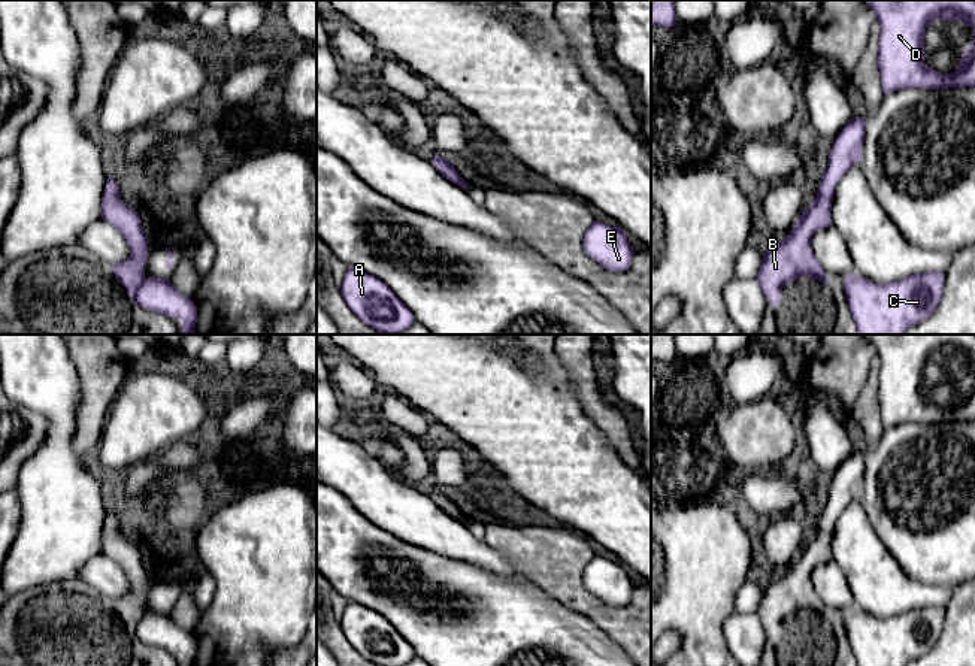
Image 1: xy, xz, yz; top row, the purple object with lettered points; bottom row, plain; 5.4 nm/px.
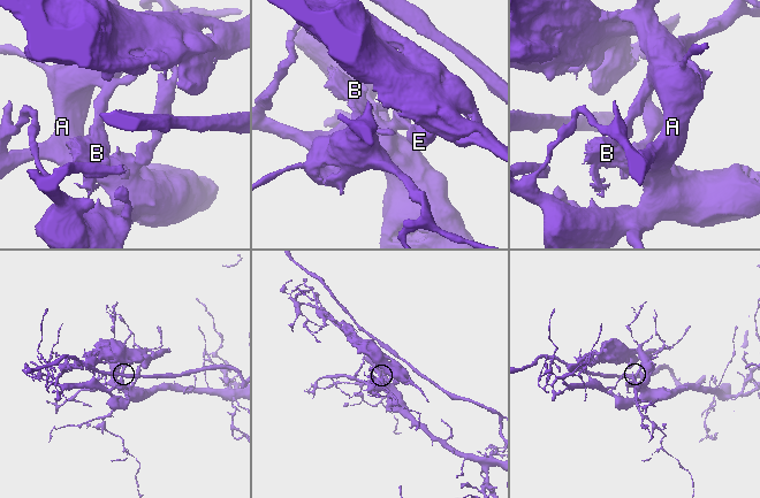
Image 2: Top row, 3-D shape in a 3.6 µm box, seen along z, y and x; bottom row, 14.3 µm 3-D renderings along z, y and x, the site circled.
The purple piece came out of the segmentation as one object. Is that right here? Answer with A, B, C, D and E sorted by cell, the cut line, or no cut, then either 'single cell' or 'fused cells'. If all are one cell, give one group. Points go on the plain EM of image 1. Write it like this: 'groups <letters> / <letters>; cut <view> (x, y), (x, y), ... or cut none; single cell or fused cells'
groups A C D E / B; cut xy (103, 527), (120, 533); fused cells

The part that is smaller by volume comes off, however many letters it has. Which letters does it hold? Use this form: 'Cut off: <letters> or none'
Cut off: B

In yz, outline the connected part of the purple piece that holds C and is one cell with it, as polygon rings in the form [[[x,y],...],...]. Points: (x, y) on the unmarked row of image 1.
[[[941,606],[909,609],[890,618],[853,608],[845,612],[844,624],[857,666],[906,666],[935,647],[944,618]]]

